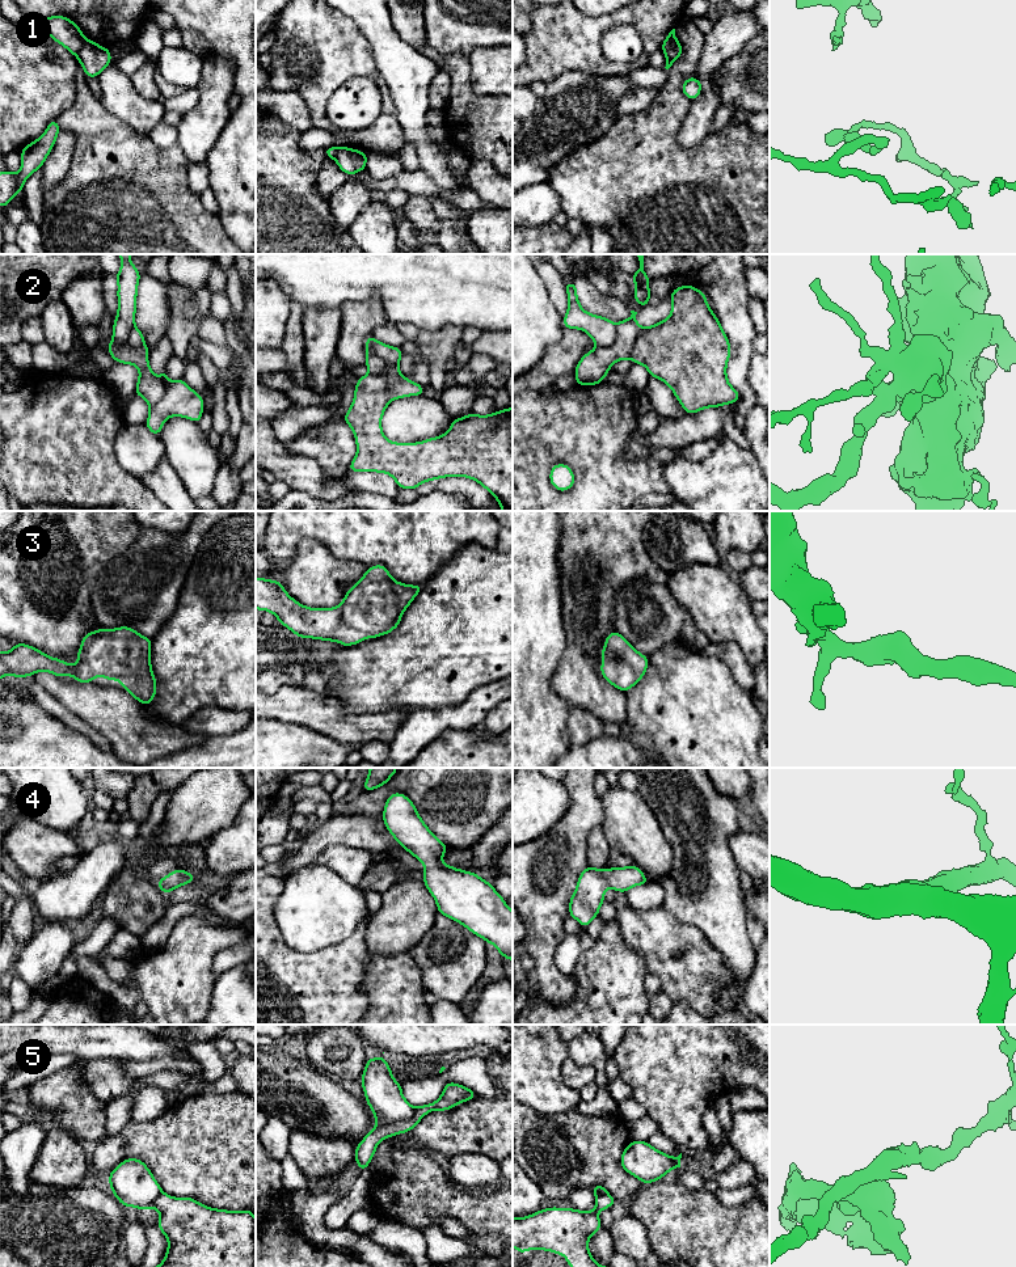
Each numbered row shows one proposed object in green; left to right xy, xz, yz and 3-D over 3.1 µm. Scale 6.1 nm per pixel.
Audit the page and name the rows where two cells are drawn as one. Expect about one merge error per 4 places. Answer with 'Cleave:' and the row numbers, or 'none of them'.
Cleave: 1, 2, 5

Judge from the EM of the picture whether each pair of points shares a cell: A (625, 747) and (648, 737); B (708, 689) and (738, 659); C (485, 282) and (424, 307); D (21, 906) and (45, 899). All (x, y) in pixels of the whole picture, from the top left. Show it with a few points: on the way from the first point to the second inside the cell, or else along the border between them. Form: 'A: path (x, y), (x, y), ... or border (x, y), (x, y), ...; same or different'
A: border (629, 735), (639, 746), (661, 754); different
B: border (702, 653), (719, 658), (733, 678), (749, 691); different
C: path (469, 282), (449, 282), (439, 291); same
D: border (32, 899), (36, 908); different

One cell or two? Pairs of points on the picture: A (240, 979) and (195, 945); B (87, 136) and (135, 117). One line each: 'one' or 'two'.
A: two
B: two

